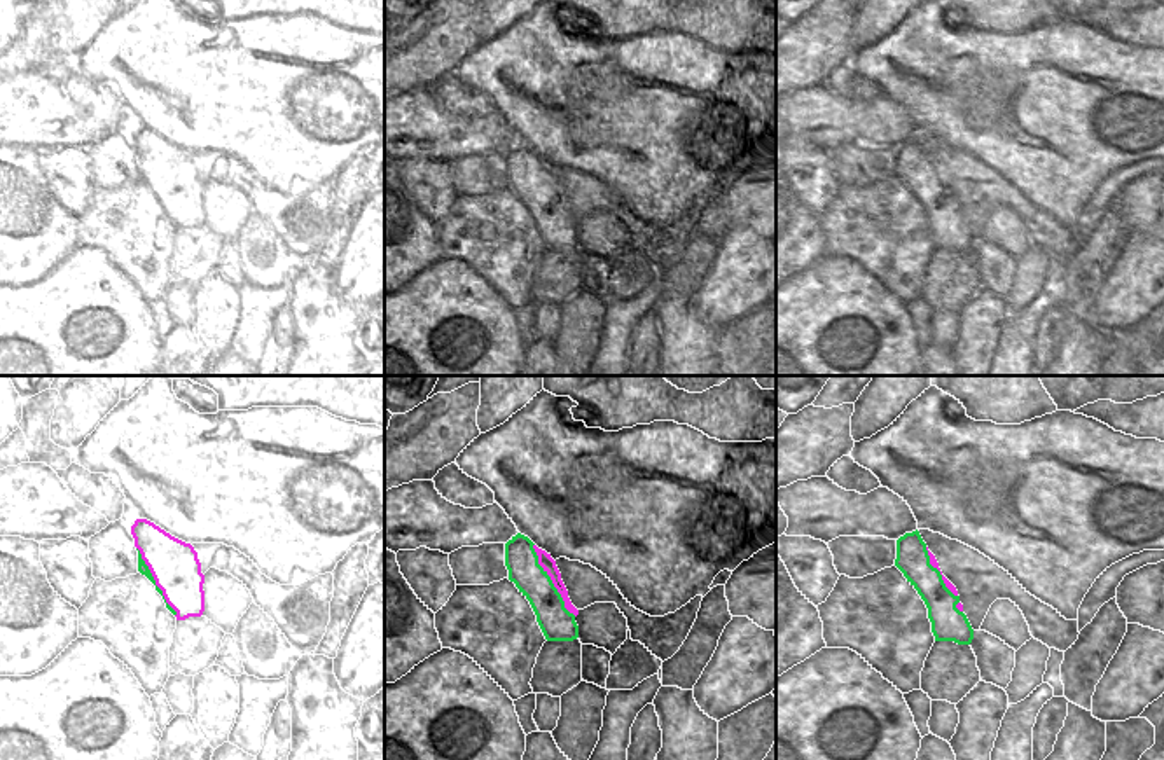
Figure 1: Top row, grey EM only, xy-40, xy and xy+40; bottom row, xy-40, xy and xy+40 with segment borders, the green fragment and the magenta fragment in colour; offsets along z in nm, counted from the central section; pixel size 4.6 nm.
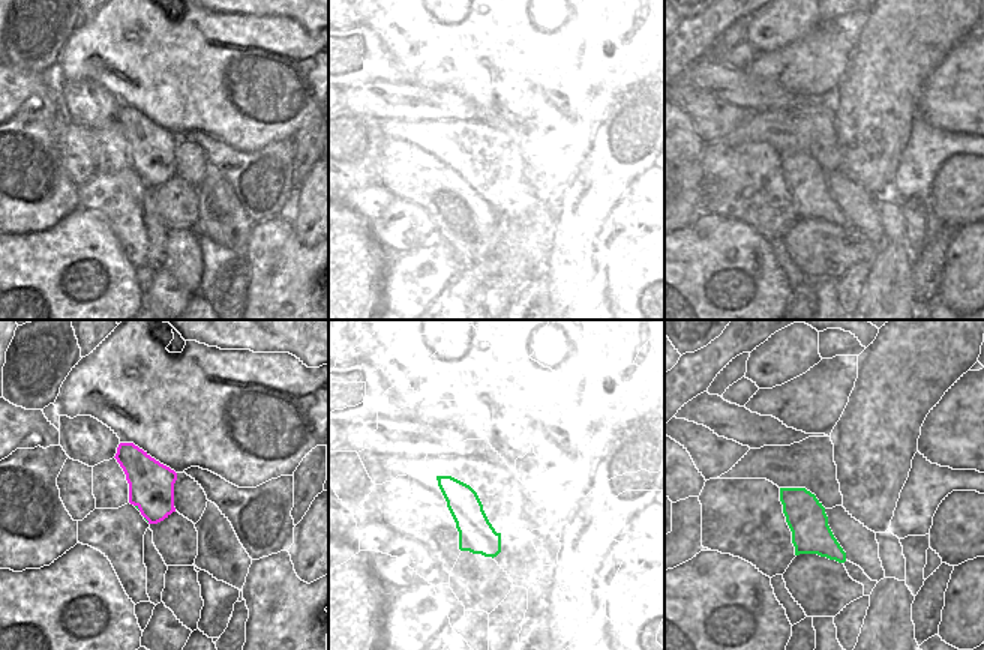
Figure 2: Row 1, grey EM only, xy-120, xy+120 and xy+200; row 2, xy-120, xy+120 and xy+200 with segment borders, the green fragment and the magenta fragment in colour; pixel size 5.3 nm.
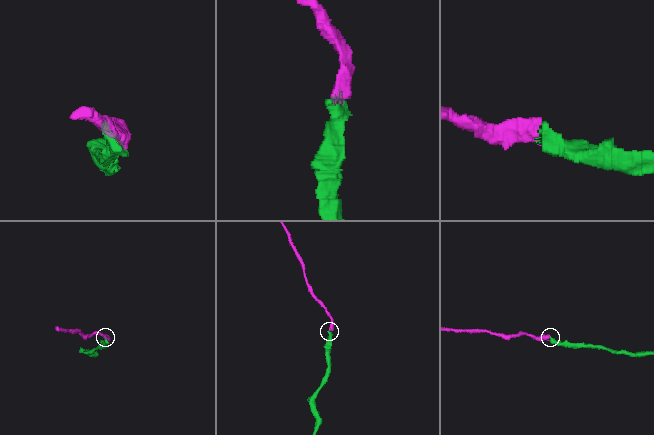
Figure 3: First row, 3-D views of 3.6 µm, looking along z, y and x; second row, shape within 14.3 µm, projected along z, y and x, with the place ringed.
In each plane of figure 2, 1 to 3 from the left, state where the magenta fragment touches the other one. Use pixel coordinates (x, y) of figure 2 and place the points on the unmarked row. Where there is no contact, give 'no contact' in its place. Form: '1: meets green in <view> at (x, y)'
1: meets green in xy-120 at (137, 171)
2: no contact
3: no contact

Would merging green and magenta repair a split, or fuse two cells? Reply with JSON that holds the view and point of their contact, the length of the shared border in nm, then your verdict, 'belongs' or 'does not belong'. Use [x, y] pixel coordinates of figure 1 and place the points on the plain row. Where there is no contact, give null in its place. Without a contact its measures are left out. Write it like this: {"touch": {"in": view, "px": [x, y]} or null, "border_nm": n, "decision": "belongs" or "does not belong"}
{"touch": {"in": "xy", "px": [551, 189]}, "border_nm": 380, "decision": "belongs"}

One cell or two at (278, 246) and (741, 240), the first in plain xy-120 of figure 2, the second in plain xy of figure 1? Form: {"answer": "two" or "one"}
{"answer": "two"}

